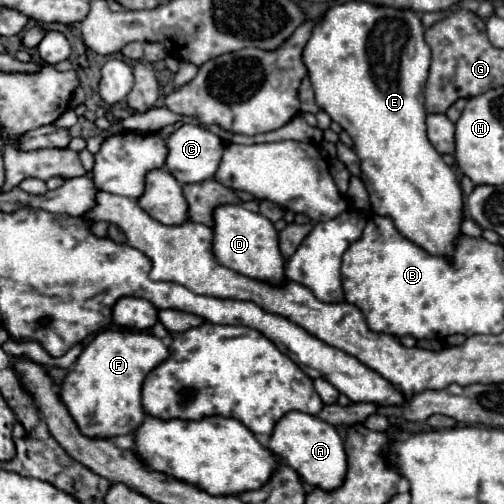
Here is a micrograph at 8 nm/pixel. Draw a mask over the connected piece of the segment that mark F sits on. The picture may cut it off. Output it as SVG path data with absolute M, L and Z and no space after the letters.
M104 330L100 332L78 356L76 368L72 368L60 386L60 400L74 418L78 430L88 438L114 438L120 434L132 434L144 420L144 408L140 402L140 388L146 374L168 358L168 346L148 334L148 332L130 332L130 330Z

